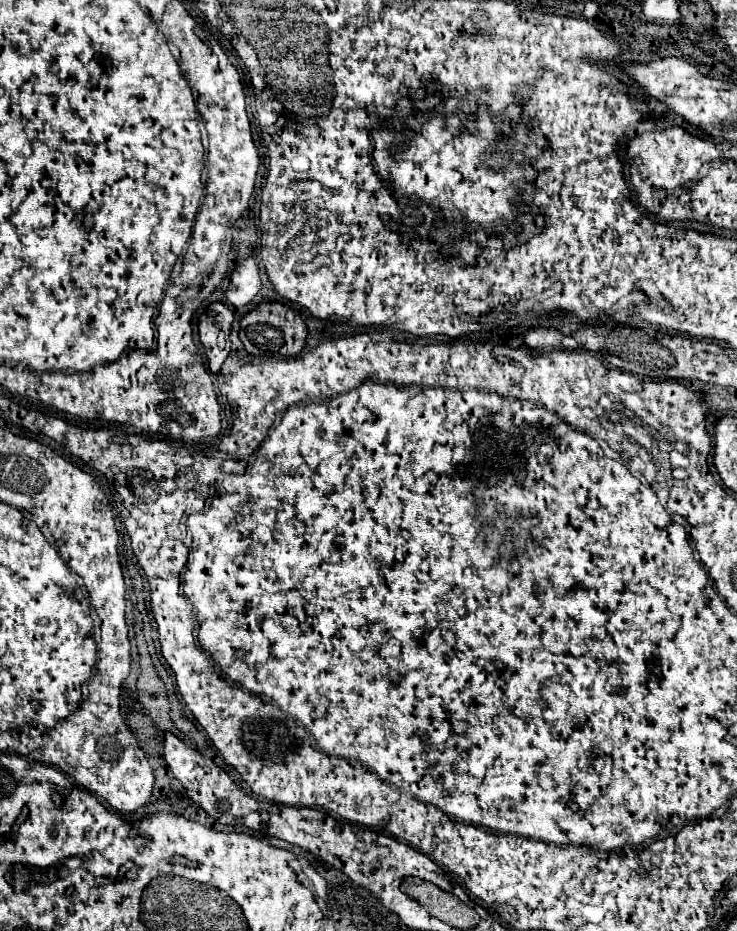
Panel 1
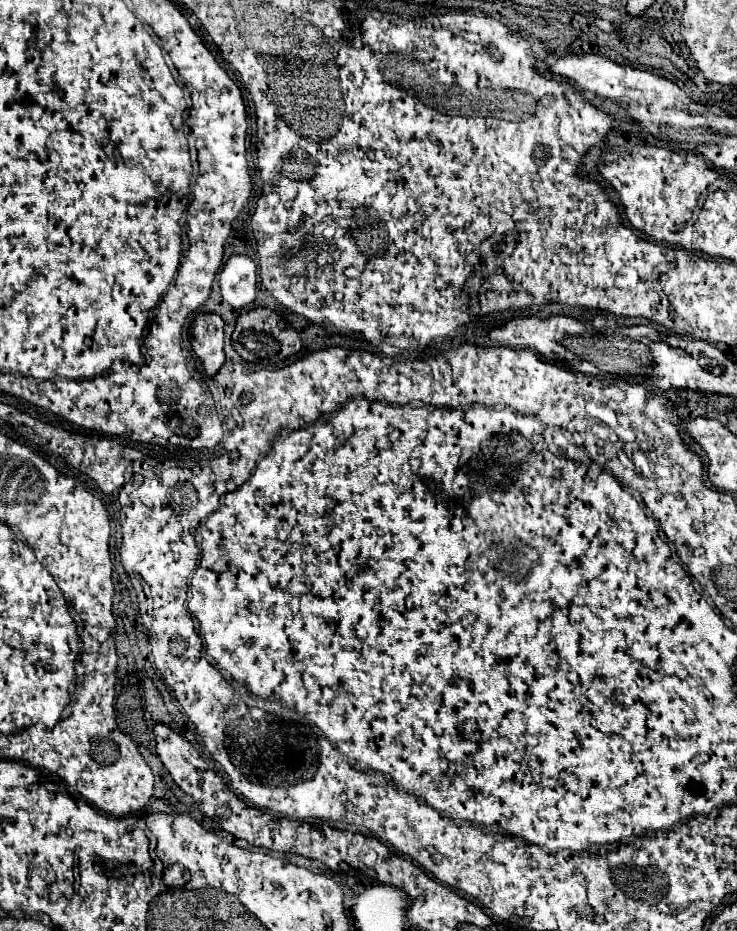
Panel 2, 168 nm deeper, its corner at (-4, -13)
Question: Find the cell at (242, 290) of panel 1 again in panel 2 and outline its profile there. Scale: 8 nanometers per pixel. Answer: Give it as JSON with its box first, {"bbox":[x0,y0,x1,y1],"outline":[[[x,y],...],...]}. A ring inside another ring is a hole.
{"bbox":[219,254,257,310],"outline":[[[233,254],[219,274],[221,296],[235,310],[243,310],[253,304],[257,294],[255,284],[257,284],[255,262],[245,254]]]}

